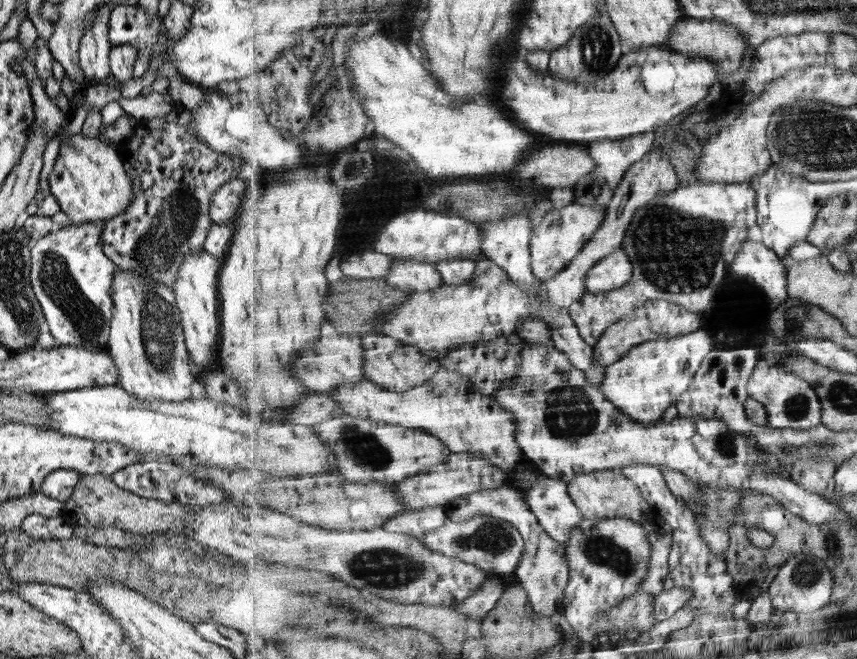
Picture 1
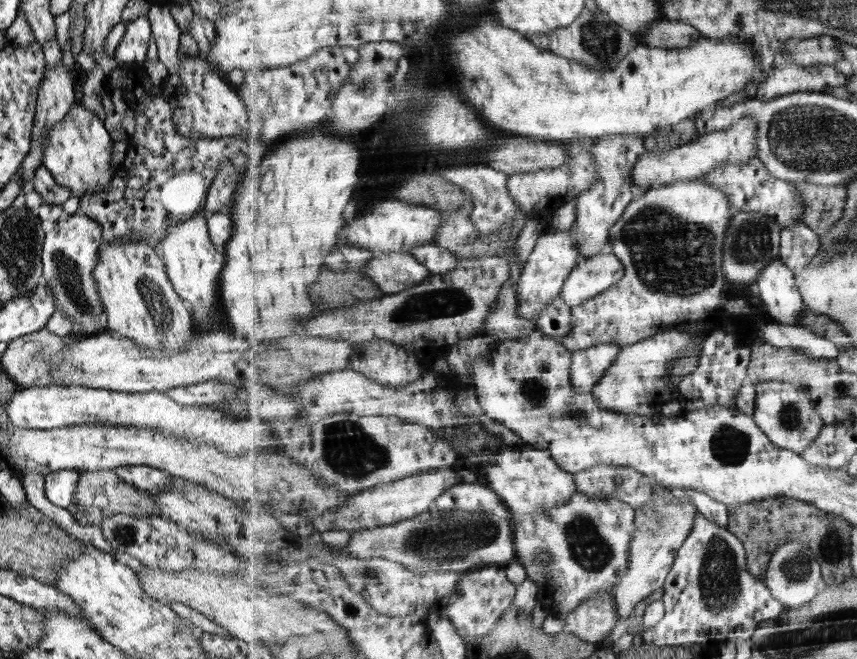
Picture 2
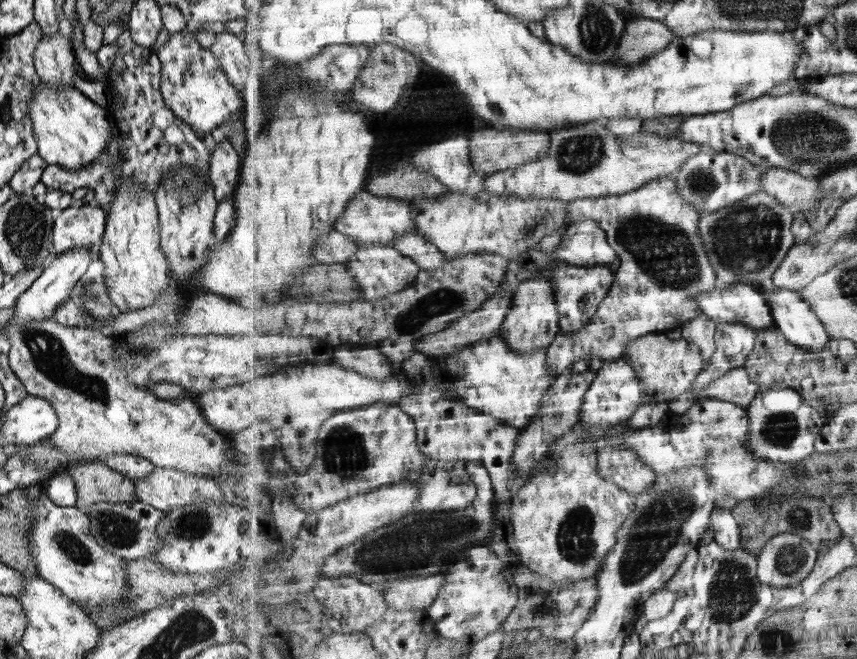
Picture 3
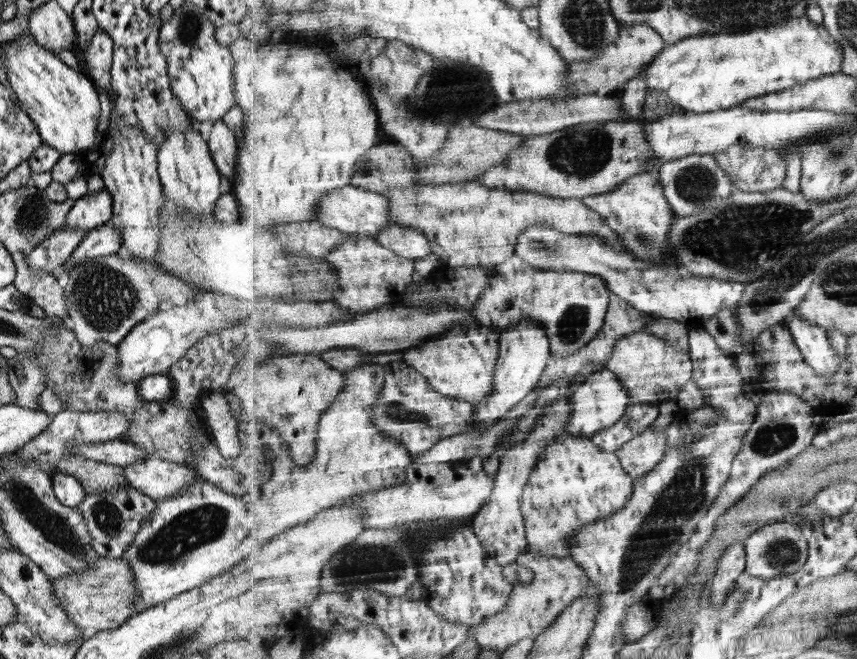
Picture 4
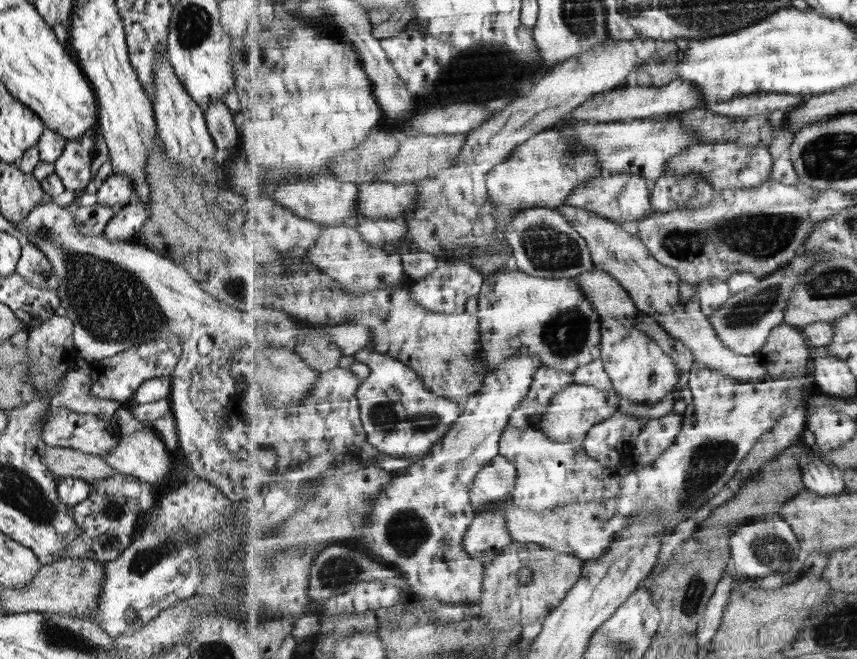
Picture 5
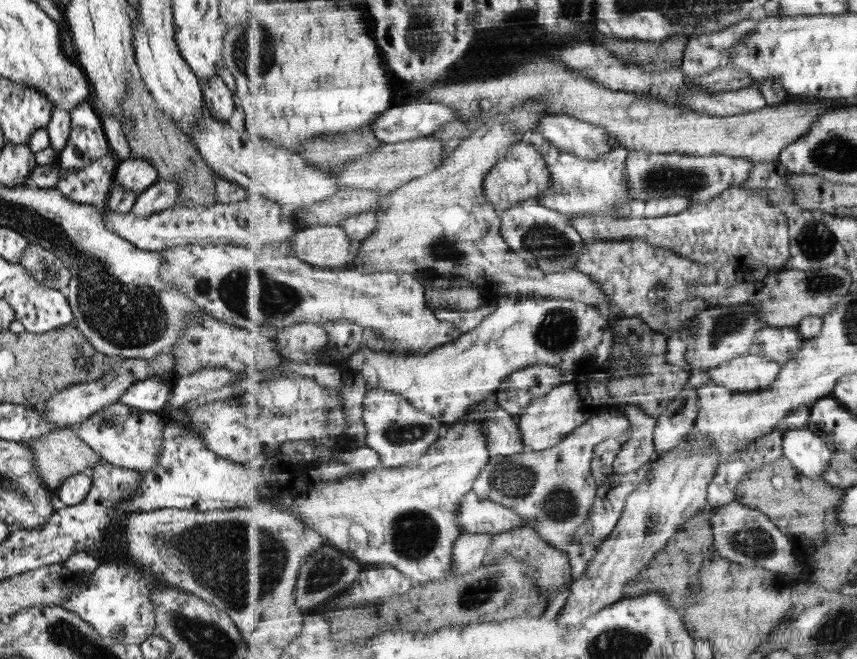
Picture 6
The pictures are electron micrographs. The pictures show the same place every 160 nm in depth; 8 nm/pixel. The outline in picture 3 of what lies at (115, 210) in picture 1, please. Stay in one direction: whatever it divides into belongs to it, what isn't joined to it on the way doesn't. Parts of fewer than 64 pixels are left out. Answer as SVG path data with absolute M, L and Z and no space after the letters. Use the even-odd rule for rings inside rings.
M38 76L36 81L38 84L28 108L37 144L36 154L47 165L59 165L69 171L95 161L107 149L111 135L106 108L97 106L72 86L44 84Z

